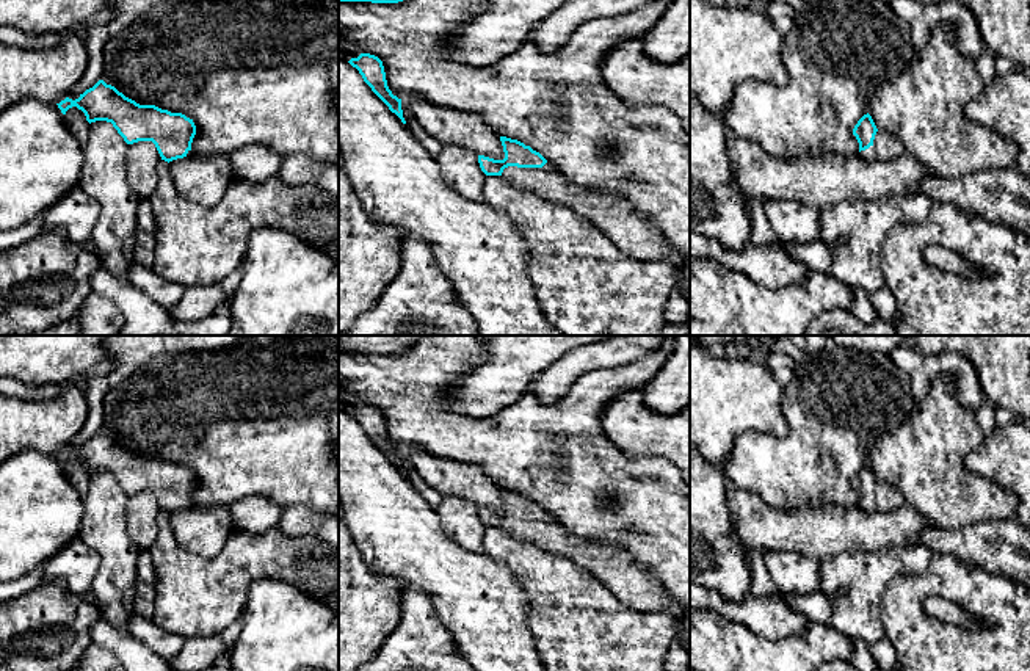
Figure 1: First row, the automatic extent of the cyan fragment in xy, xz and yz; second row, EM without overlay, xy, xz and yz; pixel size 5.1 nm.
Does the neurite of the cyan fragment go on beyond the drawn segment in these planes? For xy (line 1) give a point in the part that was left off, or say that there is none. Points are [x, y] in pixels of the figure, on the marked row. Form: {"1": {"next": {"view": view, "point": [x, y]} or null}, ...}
{"1": {"next": null}}

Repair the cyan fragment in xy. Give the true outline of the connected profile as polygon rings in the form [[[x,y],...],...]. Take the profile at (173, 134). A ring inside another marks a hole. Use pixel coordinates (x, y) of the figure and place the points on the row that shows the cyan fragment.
[[[99,80],[92,88],[72,100],[56,103],[63,114],[72,107],[82,110],[86,121],[111,122],[127,144],[152,141],[165,161],[187,157],[196,135],[193,119],[155,105],[140,105],[114,86]]]

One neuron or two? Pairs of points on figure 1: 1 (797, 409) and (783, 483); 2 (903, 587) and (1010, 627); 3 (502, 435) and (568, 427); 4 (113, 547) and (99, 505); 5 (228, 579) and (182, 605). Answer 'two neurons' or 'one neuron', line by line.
1: one neuron
2: one neuron
3: one neuron
4: one neuron
5: one neuron

